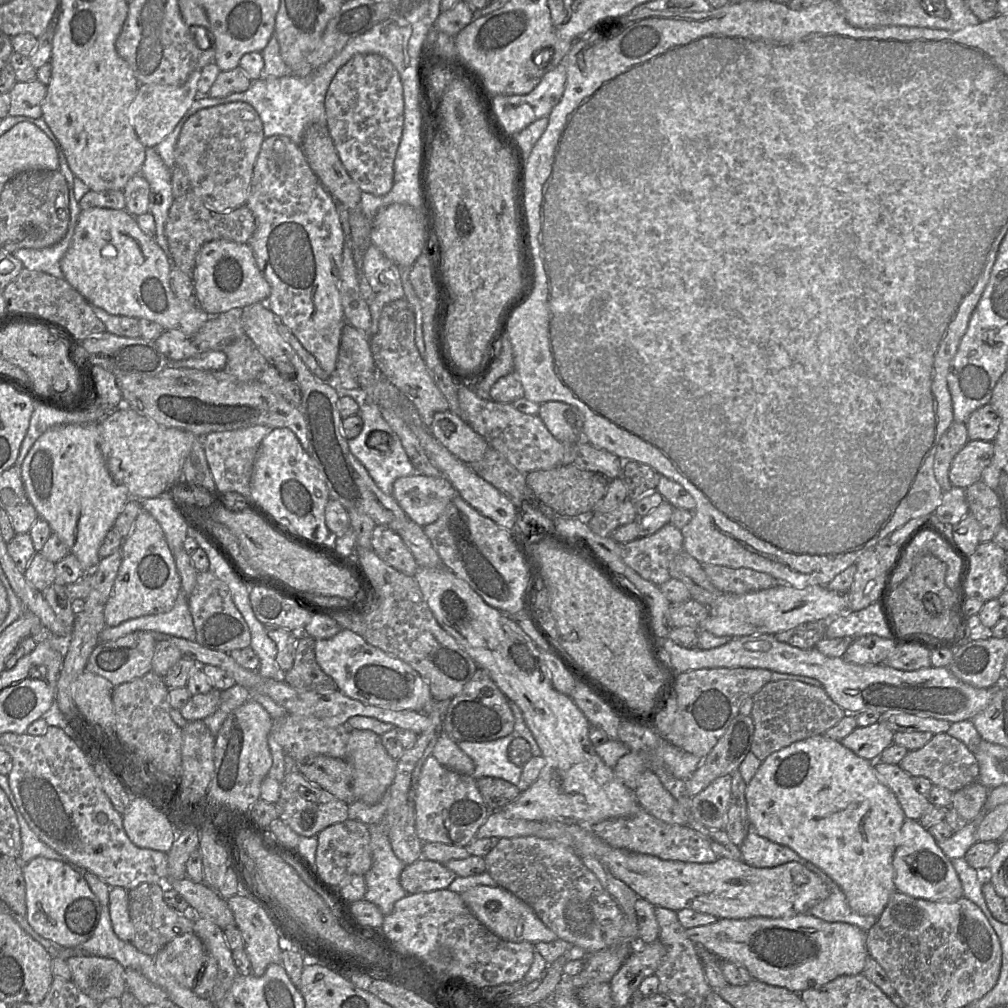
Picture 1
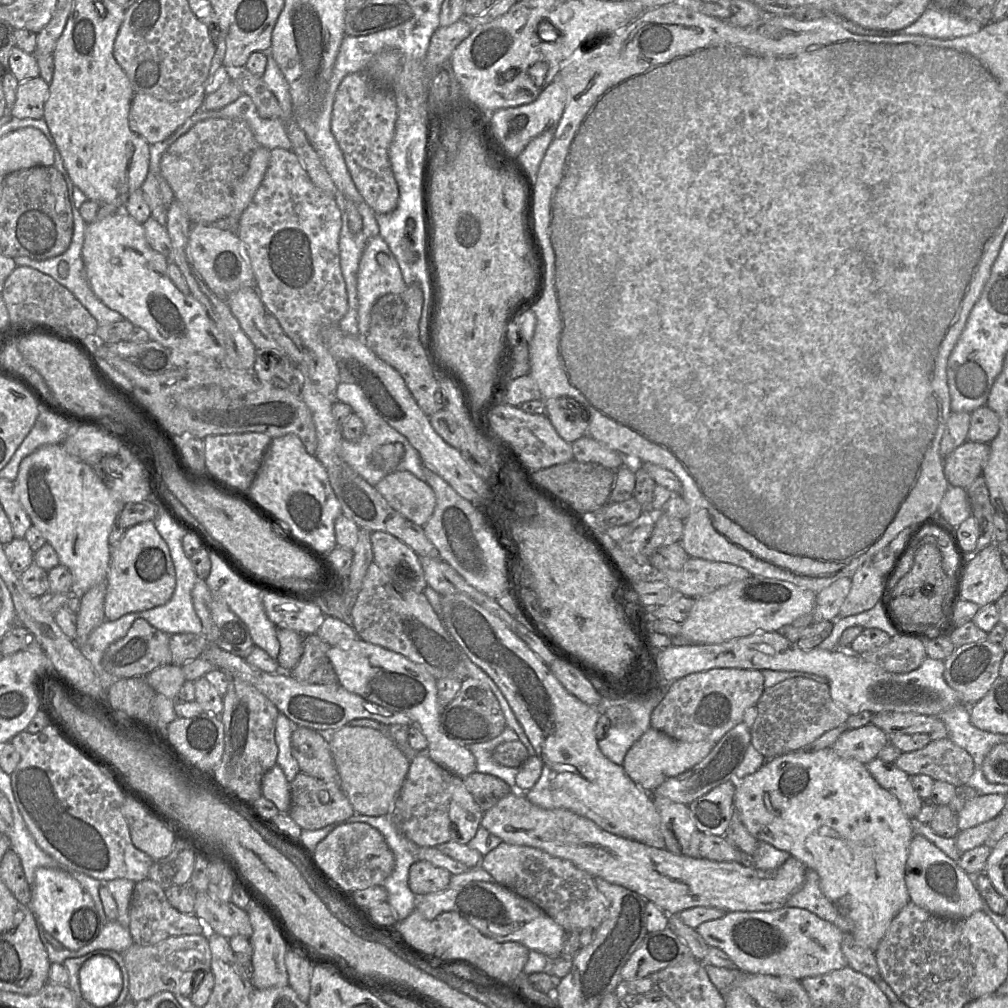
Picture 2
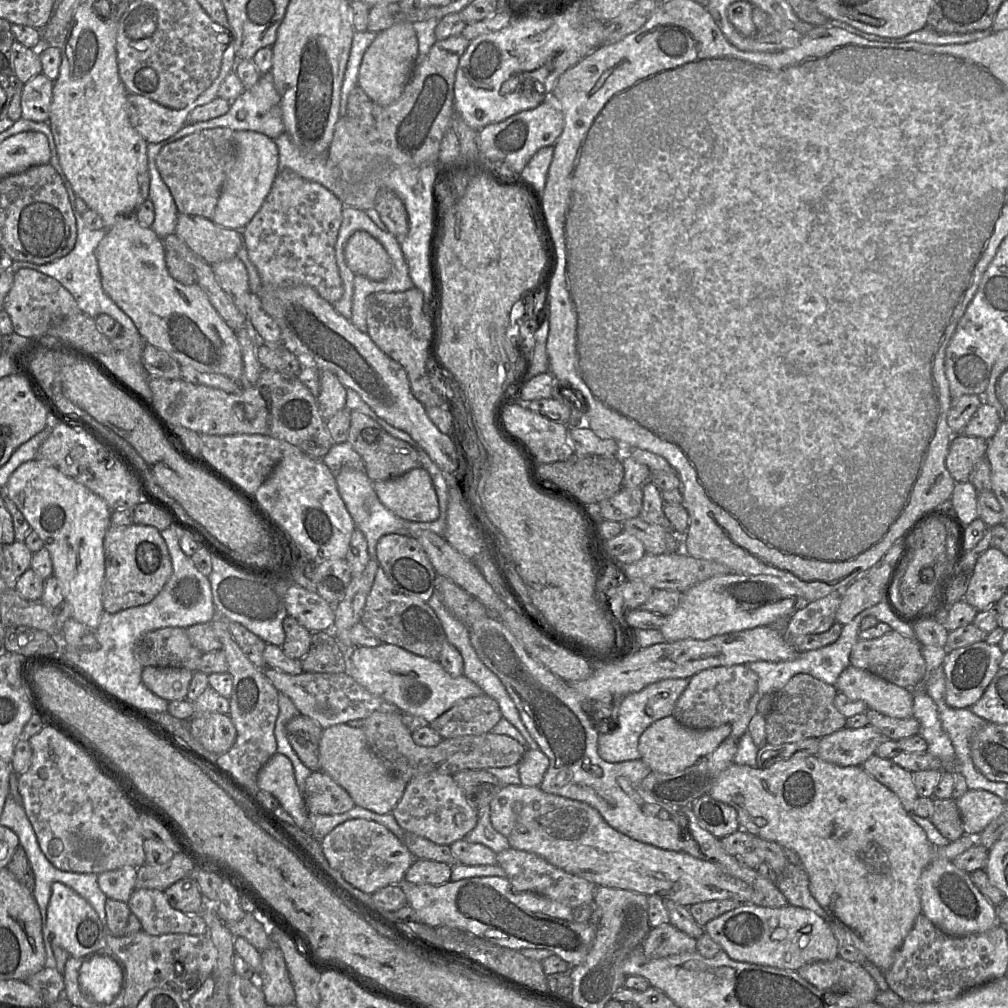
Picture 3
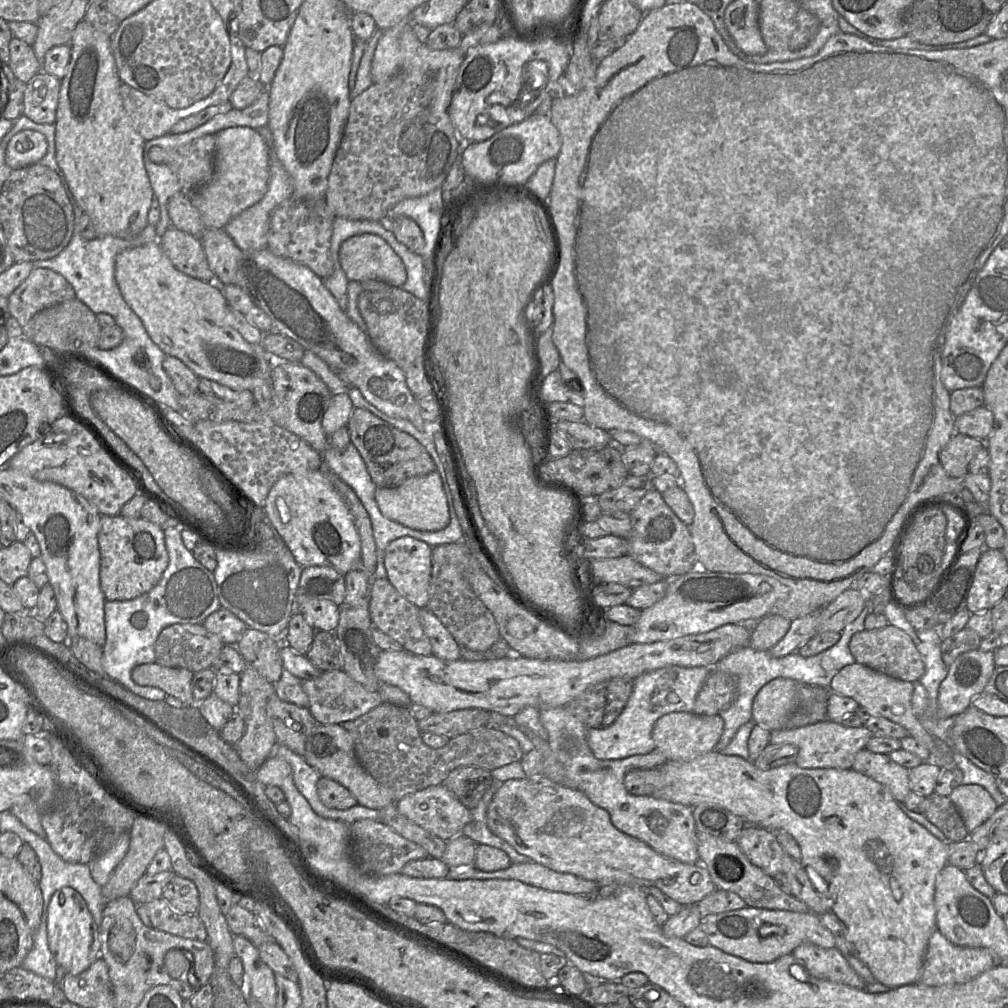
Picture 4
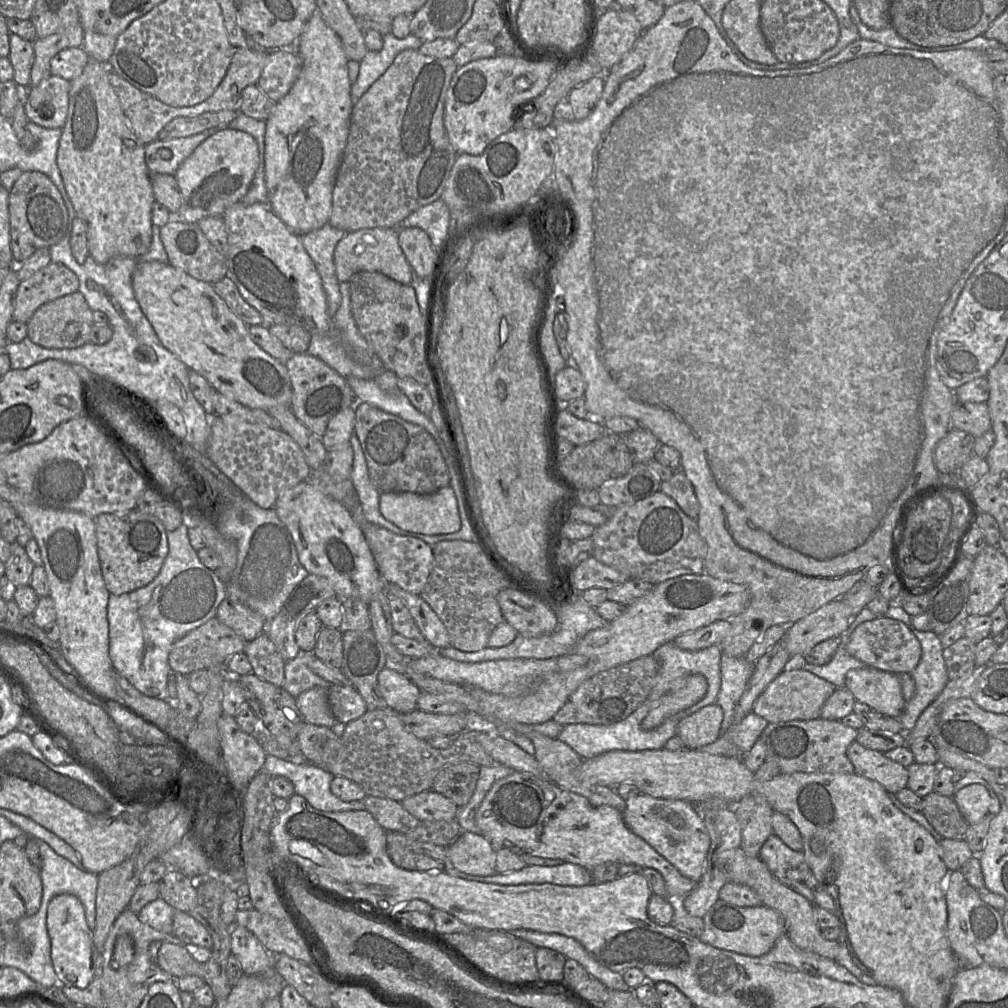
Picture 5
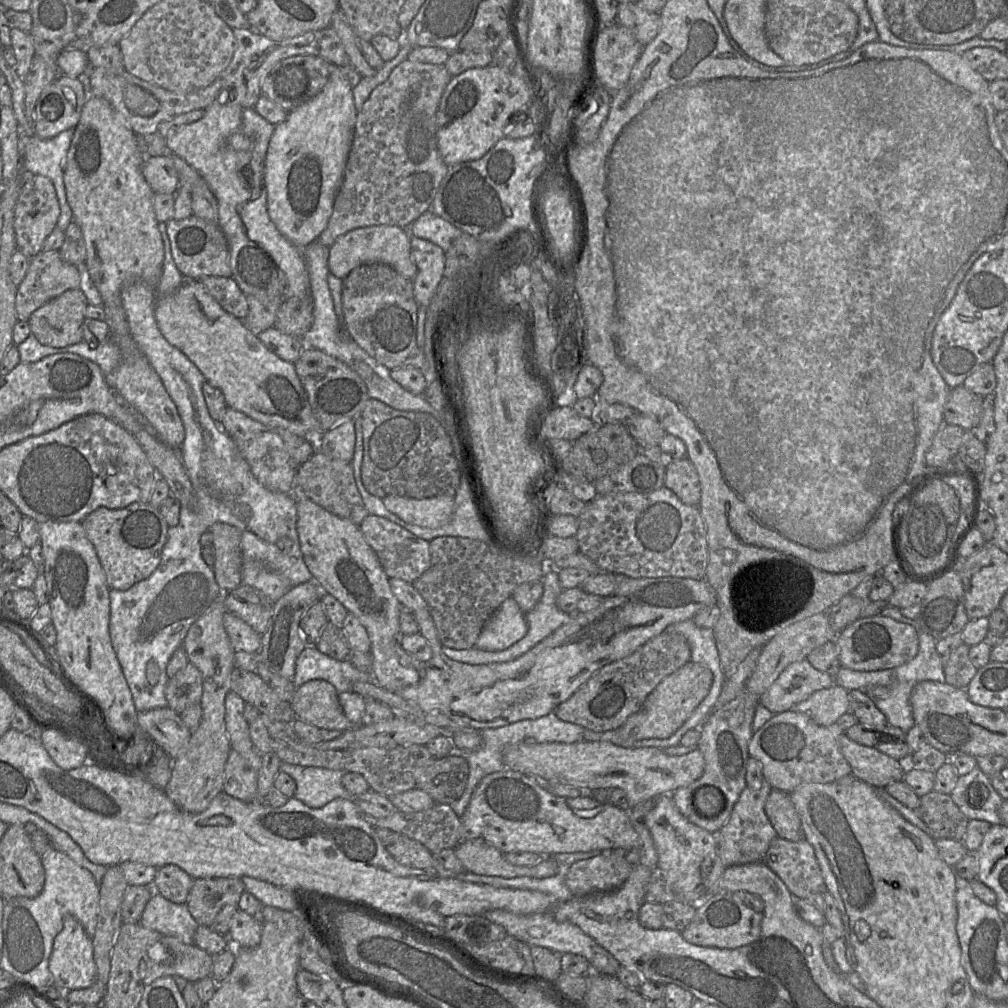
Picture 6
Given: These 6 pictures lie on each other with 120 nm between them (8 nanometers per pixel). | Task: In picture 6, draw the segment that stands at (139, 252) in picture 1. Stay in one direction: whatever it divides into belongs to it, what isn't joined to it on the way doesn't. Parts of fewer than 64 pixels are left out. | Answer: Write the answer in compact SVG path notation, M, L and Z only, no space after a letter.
M185 279L174 293L161 296L154 315L165 339L197 366L206 382L222 391L228 407L262 424L283 427L301 437L309 431L324 433L294 363L270 351L241 320L223 309L199 280Z

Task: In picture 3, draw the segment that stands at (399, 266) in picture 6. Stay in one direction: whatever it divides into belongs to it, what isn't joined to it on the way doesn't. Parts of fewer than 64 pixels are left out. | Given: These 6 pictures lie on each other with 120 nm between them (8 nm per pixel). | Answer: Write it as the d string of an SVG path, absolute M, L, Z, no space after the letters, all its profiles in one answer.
M358 230L346 242L345 260L355 275L374 281L386 279L392 270L392 261L383 245L368 232Z

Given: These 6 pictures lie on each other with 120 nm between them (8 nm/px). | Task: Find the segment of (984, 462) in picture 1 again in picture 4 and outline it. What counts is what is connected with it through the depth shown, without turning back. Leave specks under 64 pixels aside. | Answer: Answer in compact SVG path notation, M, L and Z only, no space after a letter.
M954 433L940 452L940 462L946 473L954 480L962 480L969 473L969 465L985 441Z

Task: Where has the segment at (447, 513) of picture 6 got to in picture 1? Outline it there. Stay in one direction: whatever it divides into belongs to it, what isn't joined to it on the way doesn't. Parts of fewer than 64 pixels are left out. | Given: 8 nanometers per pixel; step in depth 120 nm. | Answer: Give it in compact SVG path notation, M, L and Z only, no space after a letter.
M414 474L398 478L392 496L412 521L425 527L438 520L457 494L446 477Z

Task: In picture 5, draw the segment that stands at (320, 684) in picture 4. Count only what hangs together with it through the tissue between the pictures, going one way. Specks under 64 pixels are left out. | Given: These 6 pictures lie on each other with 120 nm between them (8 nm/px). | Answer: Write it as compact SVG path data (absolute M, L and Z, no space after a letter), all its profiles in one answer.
M332 684L328 688L328 702L338 722L348 723L364 715L367 704L351 684Z

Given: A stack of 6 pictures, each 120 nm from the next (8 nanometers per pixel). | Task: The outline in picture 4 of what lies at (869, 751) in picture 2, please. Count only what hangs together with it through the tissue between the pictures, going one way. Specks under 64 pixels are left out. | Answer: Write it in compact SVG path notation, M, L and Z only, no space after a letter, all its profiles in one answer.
M828 719L800 728L785 728L771 731L771 744L792 744L798 747L795 764L800 768L852 769L857 752L866 748L872 733L865 727L846 728L840 722Z

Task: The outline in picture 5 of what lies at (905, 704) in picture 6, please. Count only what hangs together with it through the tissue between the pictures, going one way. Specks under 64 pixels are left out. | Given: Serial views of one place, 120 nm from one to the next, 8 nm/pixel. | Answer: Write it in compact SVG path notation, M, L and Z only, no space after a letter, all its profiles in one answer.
M910 630L921 644L922 656L917 667L910 673L916 683L915 694L906 702L903 712L897 718L902 724L903 733L915 727L920 715L941 694L950 680L940 636L932 631Z

